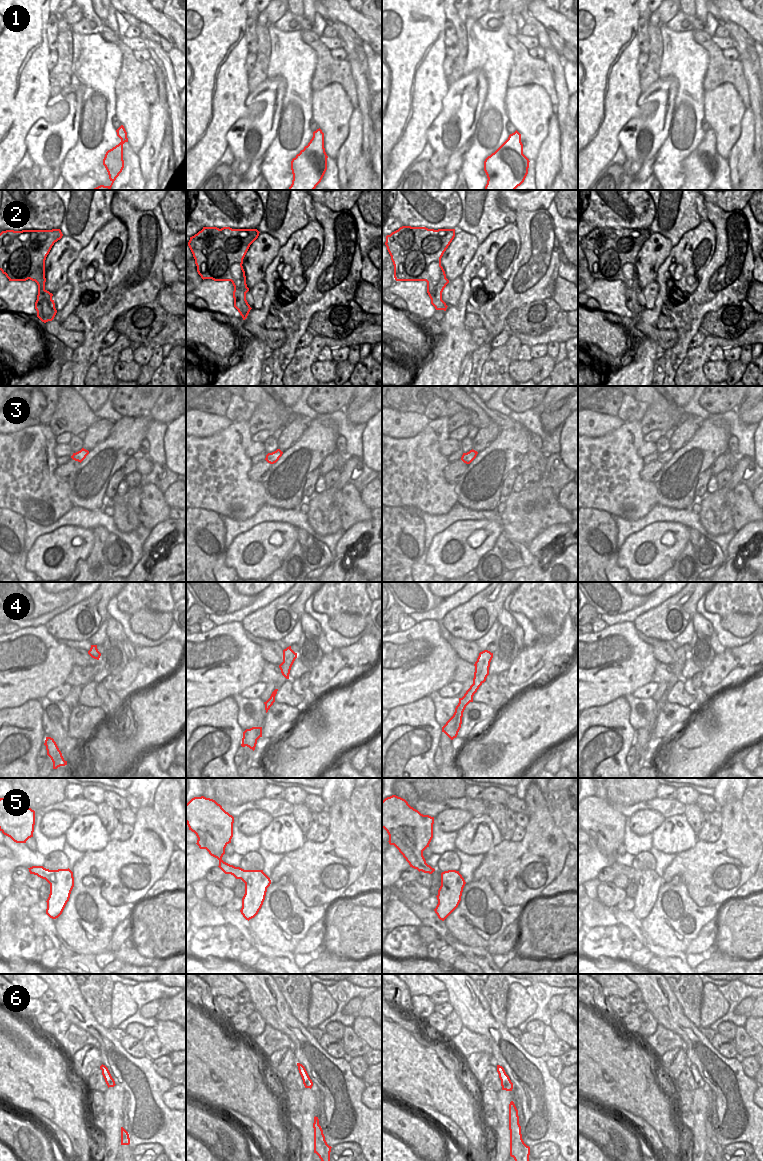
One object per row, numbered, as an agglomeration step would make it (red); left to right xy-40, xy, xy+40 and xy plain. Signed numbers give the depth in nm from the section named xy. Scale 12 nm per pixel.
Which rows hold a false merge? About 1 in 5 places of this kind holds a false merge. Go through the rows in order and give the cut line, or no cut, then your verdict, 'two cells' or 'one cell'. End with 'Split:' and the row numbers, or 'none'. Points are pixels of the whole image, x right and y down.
1: cut none; one cell
2: cut xy+40 (444, 287), (438, 287), (434, 291), (434, 297), (431, 299); two cells
3: cut none; one cell
4: cut none; one cell
5: cut none; one cell
6: cut none; one cell
Split: 2

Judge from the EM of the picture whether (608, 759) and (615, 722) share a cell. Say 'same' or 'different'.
same

